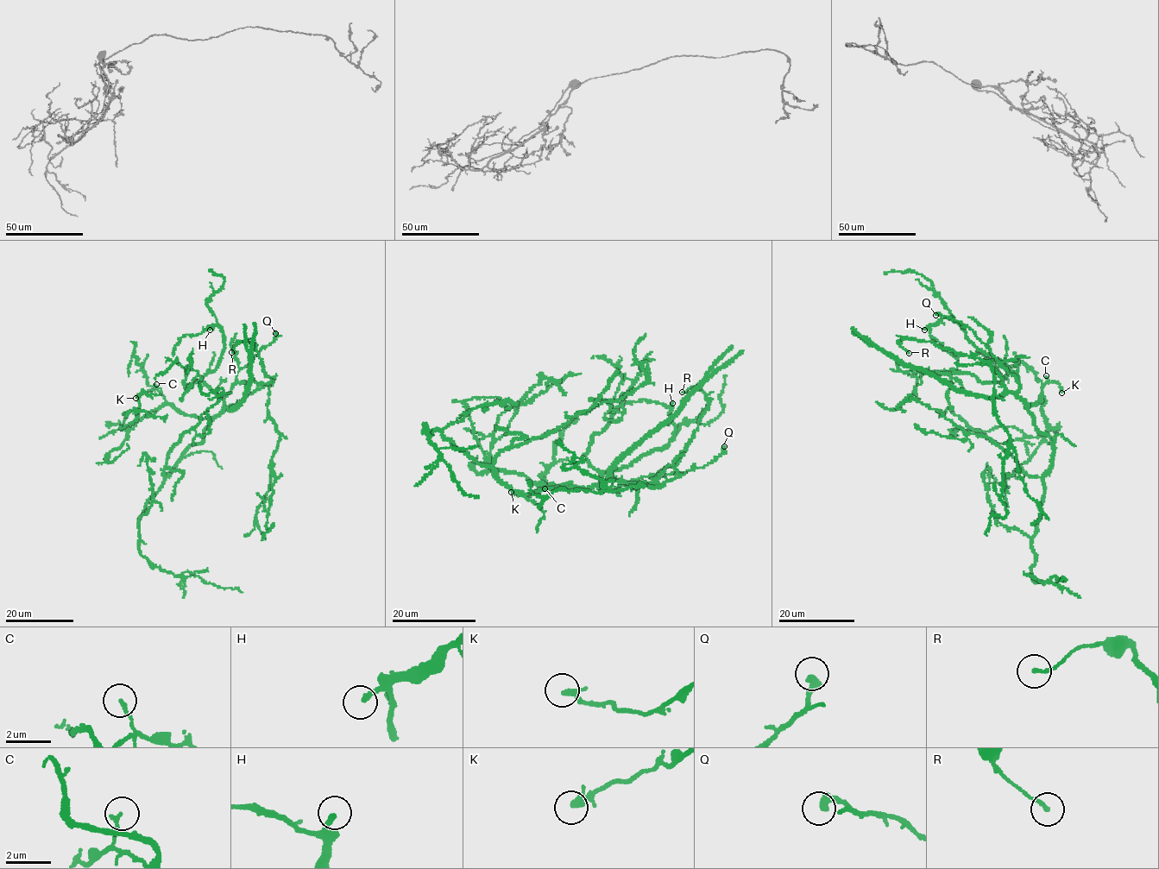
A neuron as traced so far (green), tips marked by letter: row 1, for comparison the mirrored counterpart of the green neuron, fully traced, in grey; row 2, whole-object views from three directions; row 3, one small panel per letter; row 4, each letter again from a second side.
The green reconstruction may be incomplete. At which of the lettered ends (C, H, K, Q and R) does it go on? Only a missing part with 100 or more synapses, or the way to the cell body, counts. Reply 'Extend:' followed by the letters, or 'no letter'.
Extend: no letter

